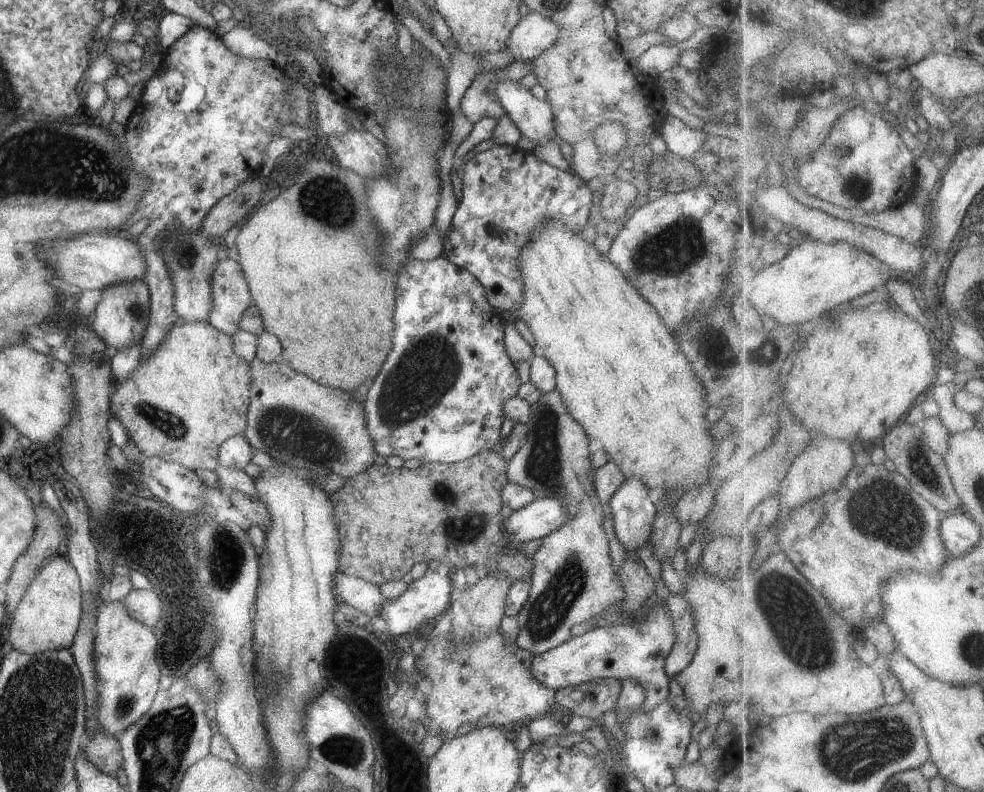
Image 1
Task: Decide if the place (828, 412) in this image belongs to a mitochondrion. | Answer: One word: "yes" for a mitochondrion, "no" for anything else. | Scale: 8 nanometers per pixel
no

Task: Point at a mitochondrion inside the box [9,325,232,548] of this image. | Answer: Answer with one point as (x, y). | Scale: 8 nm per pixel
(175, 428)

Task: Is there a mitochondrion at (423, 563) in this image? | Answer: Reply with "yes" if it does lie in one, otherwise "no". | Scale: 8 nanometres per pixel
no

